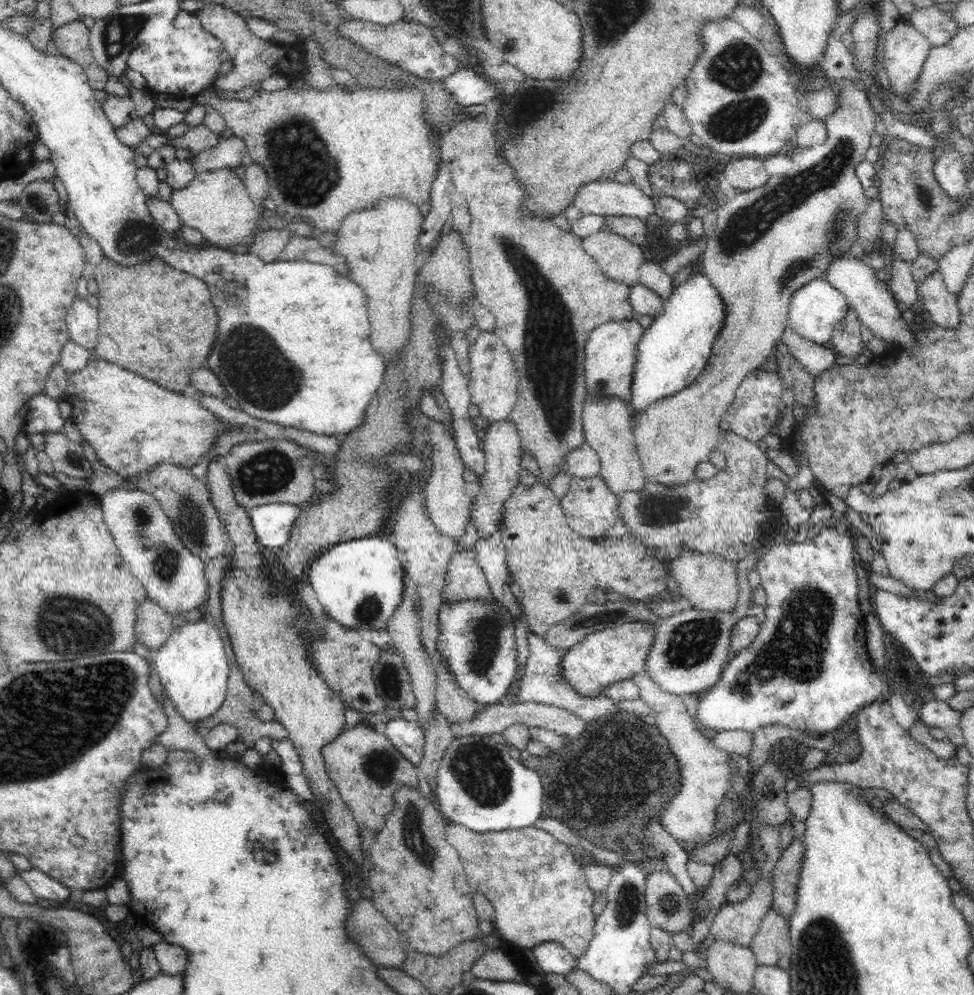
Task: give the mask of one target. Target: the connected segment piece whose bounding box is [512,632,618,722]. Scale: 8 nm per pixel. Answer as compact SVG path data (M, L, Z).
M528 633L529 656L526 667L521 669L515 685L519 688L512 704L524 704L524 702L534 702L536 704L554 705L560 708L568 709L572 714L579 716L585 721L604 720L610 714L618 714L618 706L613 700L606 696L600 698L581 698L571 689L569 684L565 684L559 676L559 660L562 658L562 650L548 645L545 640L539 636Z

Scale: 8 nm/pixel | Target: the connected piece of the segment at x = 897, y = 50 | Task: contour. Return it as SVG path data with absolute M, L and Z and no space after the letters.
M899 20L885 34L884 67L896 94L911 91L931 50L931 43L914 26Z

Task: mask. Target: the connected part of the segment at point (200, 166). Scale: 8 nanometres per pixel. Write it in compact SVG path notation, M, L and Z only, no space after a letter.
M232 135L228 138L220 138L215 148L206 149L194 155L196 157L194 165L198 172L237 168L246 154L248 154L247 145L238 136Z

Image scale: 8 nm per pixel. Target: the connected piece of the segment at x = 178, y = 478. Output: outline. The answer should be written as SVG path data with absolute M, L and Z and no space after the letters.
M169 464L154 466L150 475L139 475L134 478L138 482L138 490L152 494L163 505L164 513L174 524L182 545L200 559L202 564L226 552L229 546L226 532L220 523L218 513L210 505L210 493L206 489L204 480L195 479L188 468L176 468Z

